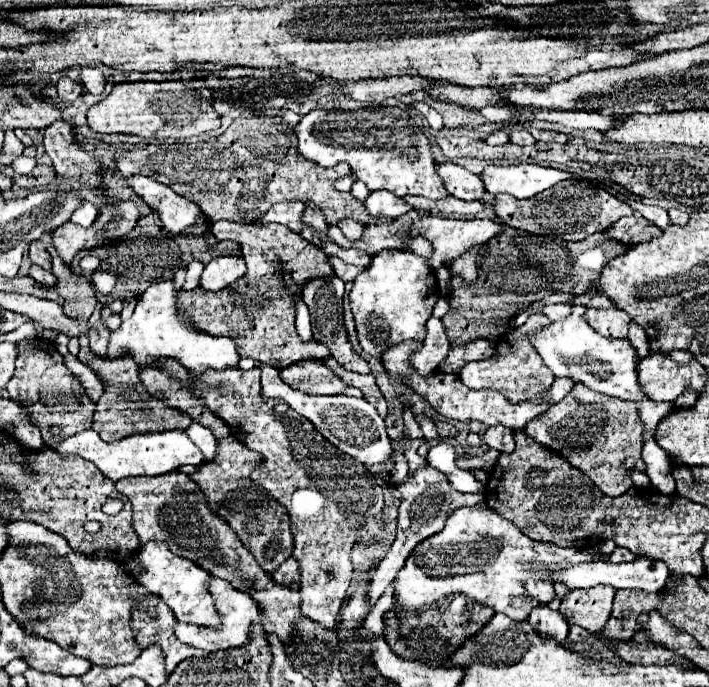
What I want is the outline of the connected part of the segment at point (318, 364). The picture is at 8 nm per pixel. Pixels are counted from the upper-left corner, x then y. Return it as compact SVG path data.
M305 360L281 370L281 380L307 394L341 394L347 382L321 360Z

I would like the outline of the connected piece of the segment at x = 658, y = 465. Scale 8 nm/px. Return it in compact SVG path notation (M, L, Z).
M645 440L643 458L647 460L645 462L647 464L647 476L651 480L653 490L667 496L674 494L676 483L671 476L671 464L669 464L667 452L661 446L657 446L655 440Z

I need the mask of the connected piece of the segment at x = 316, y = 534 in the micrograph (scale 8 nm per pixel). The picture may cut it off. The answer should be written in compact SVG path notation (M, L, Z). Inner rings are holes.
M173 358L157 360L153 364L173 380L187 384L213 414L229 424L235 438L241 438L251 450L263 454L265 462L253 472L251 480L259 482L289 510L295 536L293 556L297 558L301 572L301 612L323 628L333 630L337 626L337 612L341 610L353 578L351 550L359 530L369 516L377 516L383 510L383 490L373 480L373 474L365 464L353 460L325 440L317 428L287 402L281 398L265 398L261 394L259 368L207 368L195 376Z

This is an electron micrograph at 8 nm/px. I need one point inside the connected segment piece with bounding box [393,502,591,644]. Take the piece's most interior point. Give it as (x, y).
(479, 553)

